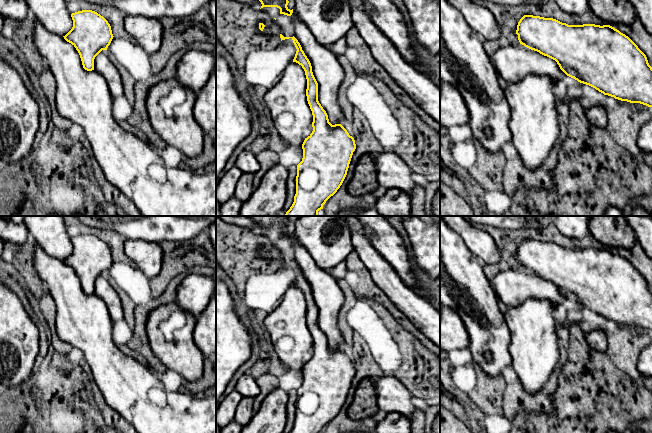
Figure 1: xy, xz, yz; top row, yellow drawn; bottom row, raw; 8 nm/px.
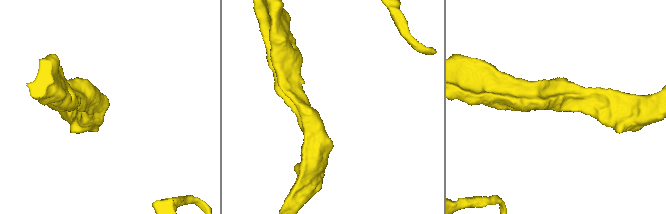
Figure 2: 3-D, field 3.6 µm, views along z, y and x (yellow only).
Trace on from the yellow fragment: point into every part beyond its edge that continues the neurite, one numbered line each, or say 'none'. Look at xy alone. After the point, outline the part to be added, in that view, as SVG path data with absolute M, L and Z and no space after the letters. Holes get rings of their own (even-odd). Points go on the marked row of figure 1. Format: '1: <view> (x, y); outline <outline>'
none

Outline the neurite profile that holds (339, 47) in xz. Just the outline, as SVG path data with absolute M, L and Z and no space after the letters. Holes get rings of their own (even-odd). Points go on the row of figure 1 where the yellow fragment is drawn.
M345 37L339 39L335 43L333 43L330 46L330 50L335 54L335 55L340 55L340 54L345 54L345 51L347 49L347 42Z

